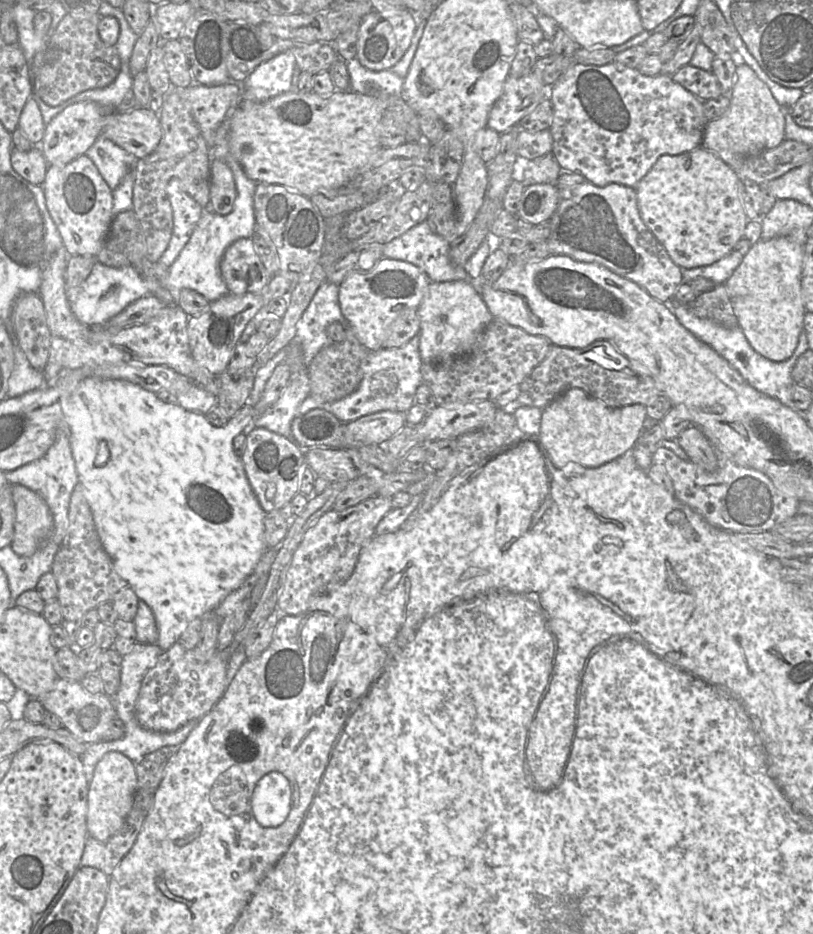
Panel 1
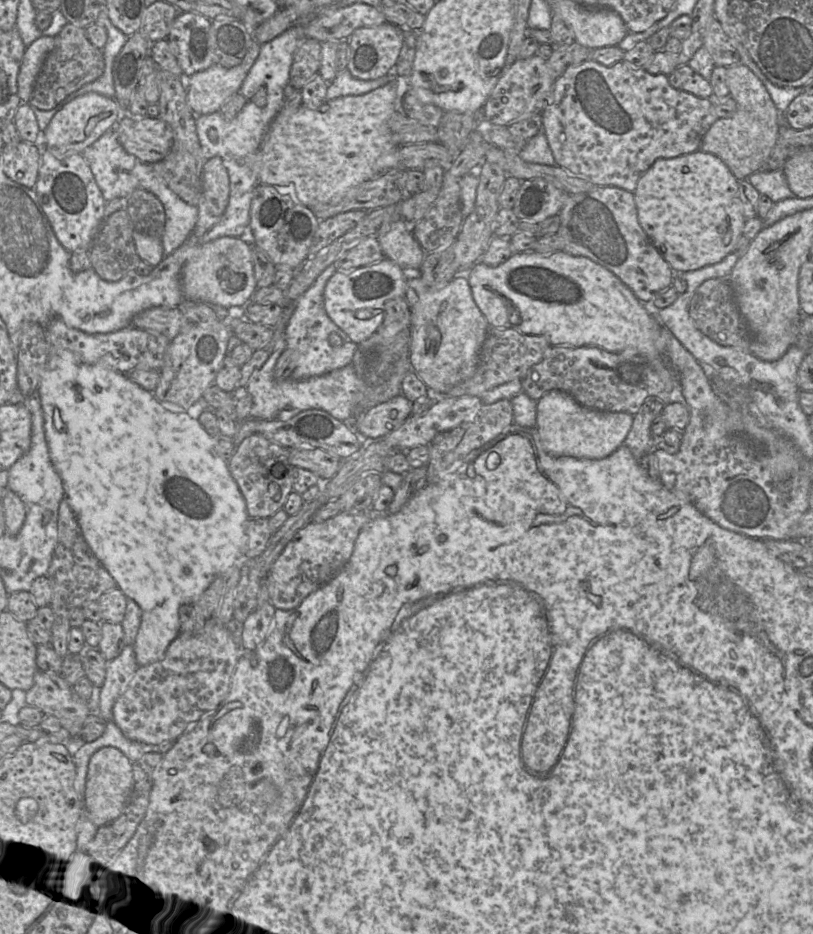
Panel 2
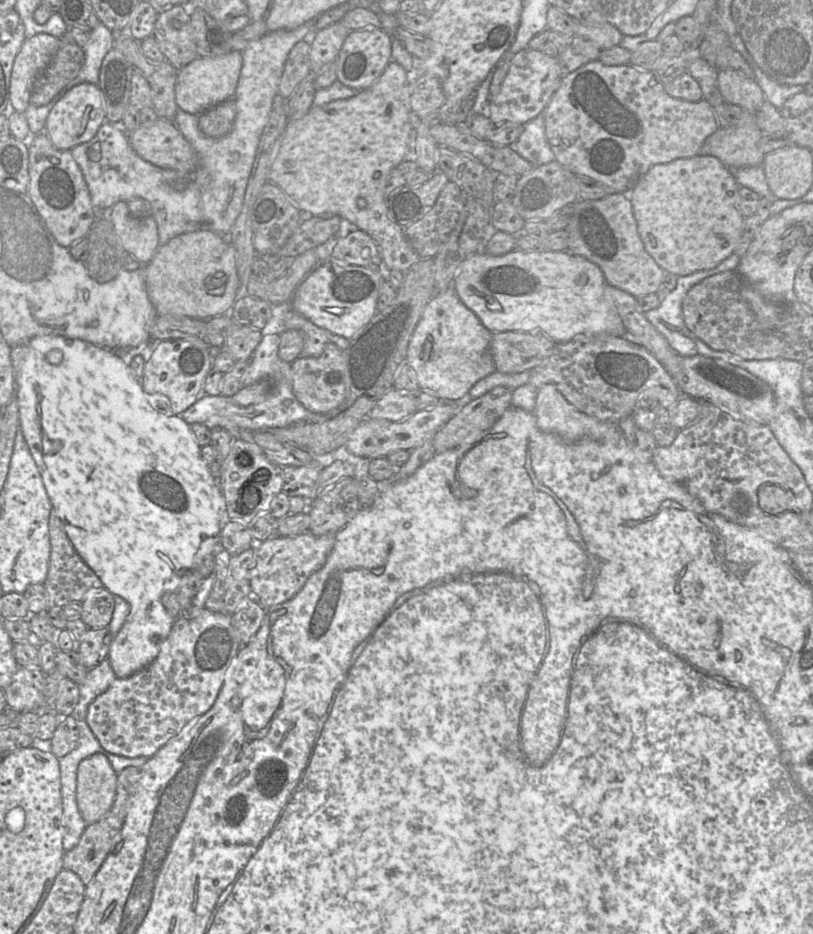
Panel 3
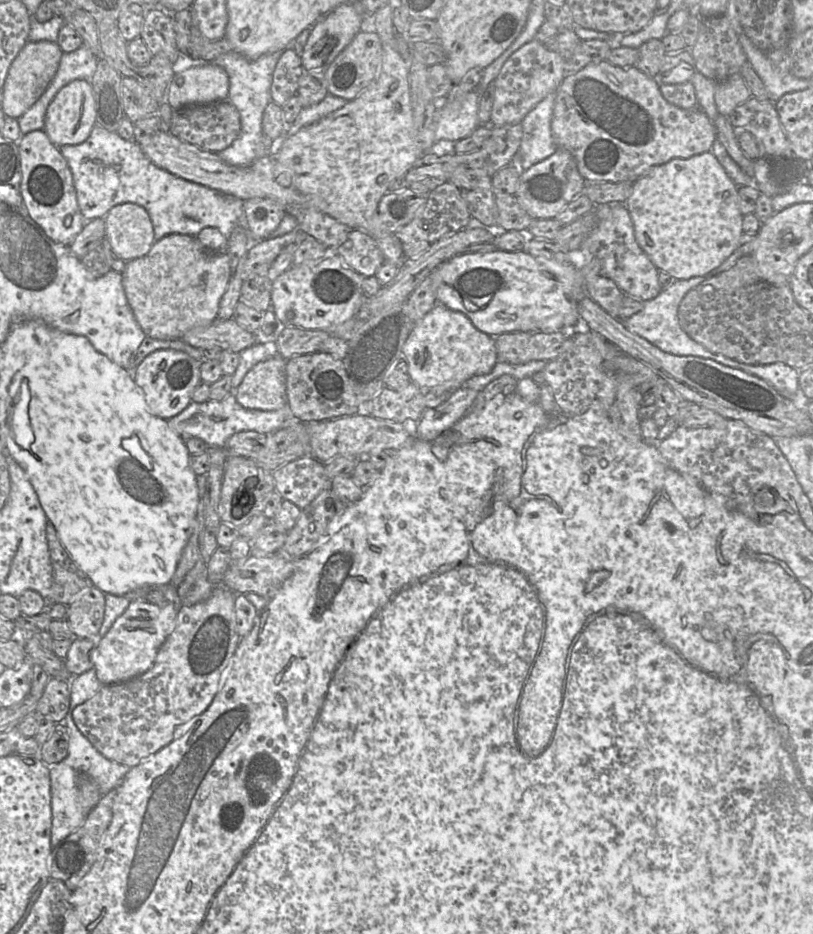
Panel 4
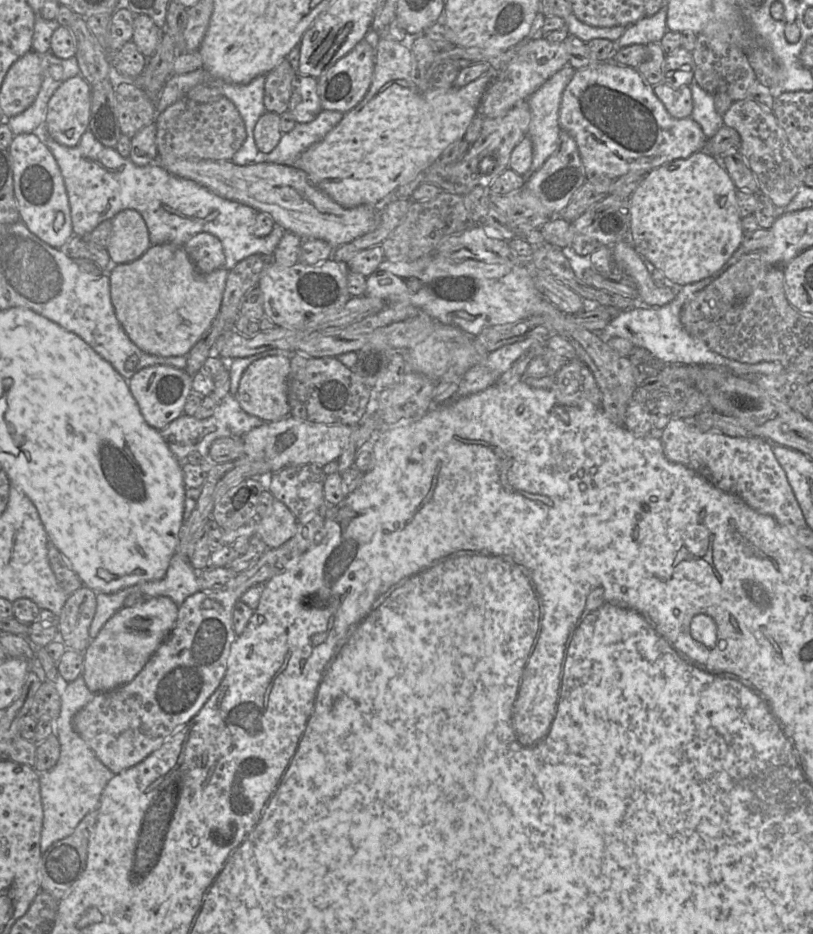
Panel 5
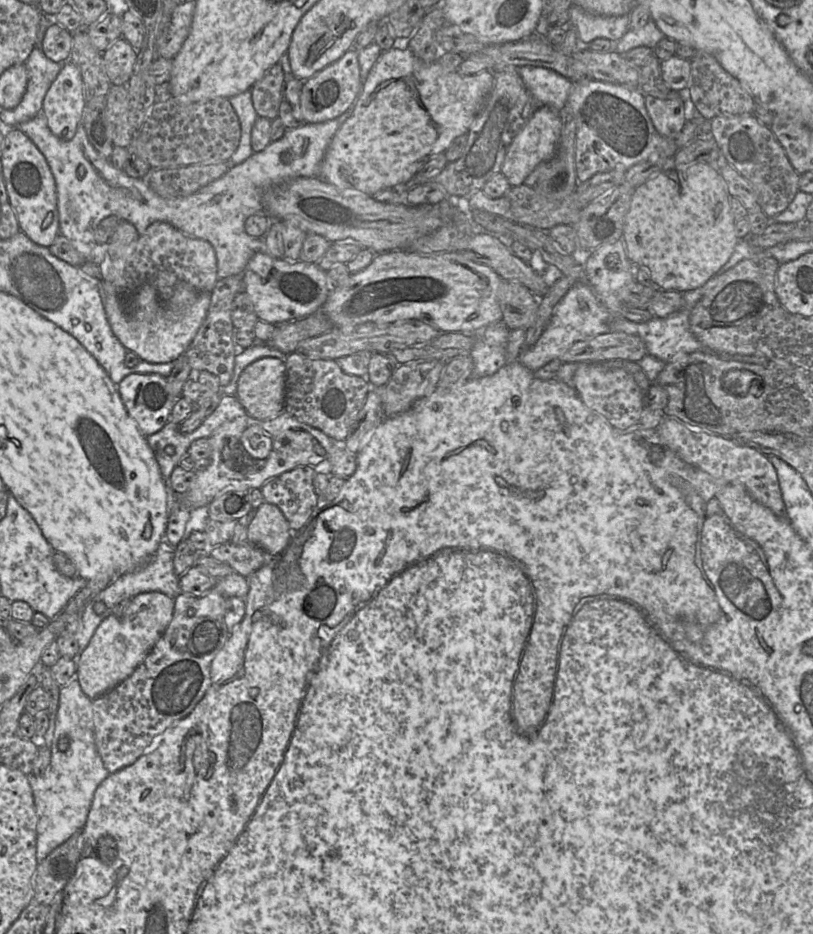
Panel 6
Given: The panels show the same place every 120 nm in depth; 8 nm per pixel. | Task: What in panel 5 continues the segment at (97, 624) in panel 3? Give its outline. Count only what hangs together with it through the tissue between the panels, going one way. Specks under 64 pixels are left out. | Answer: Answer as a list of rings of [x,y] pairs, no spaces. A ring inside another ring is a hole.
[[[84,586],[68,597],[57,622],[59,639],[64,643],[67,649],[83,653],[88,647],[91,641],[89,628],[95,615],[96,605],[96,592]]]

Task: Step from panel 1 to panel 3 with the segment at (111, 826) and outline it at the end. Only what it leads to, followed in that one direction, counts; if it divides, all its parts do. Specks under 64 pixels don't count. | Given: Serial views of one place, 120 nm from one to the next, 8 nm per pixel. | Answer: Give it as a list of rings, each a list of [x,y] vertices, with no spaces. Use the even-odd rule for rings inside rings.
[[[104,754],[82,760],[77,768],[77,803],[87,824],[105,816],[112,807],[118,774]]]

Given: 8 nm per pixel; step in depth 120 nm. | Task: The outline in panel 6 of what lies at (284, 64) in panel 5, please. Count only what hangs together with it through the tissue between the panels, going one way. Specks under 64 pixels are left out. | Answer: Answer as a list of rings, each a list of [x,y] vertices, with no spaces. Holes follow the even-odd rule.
[[[278,63],[270,67],[264,76],[250,88],[253,107],[258,117],[276,119],[282,100],[284,71]]]

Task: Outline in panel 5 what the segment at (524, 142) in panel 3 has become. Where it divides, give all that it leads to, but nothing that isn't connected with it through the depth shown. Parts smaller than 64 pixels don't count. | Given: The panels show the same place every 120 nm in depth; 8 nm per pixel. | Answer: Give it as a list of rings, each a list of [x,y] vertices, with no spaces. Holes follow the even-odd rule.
[[[564,66],[545,83],[543,83],[528,99],[530,109],[530,123],[527,136],[532,141],[533,158],[529,170],[524,174],[524,179],[529,179],[549,158],[556,149],[561,128],[559,126],[559,108],[564,89],[572,79],[575,70],[570,66]]]

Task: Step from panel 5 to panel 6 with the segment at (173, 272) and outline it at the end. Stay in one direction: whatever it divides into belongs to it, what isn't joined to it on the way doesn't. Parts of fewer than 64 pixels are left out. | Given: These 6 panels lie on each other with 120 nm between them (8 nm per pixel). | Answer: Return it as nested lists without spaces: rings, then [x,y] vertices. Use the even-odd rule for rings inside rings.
[[[101,282],[105,312],[114,335],[127,351],[150,363],[174,362],[184,354],[203,323],[211,301],[211,292],[198,292],[179,283],[168,302],[159,300],[150,284],[143,284],[134,293],[120,294],[110,282]]]

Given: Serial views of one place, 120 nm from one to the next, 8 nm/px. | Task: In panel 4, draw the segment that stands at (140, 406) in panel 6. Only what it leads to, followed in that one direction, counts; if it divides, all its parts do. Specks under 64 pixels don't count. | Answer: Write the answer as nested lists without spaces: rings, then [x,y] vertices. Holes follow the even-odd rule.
[[[160,349],[149,354],[137,367],[134,375],[134,382],[143,391],[149,411],[168,421],[186,409],[191,403],[194,389],[201,382],[201,364],[185,352],[173,349]]]

